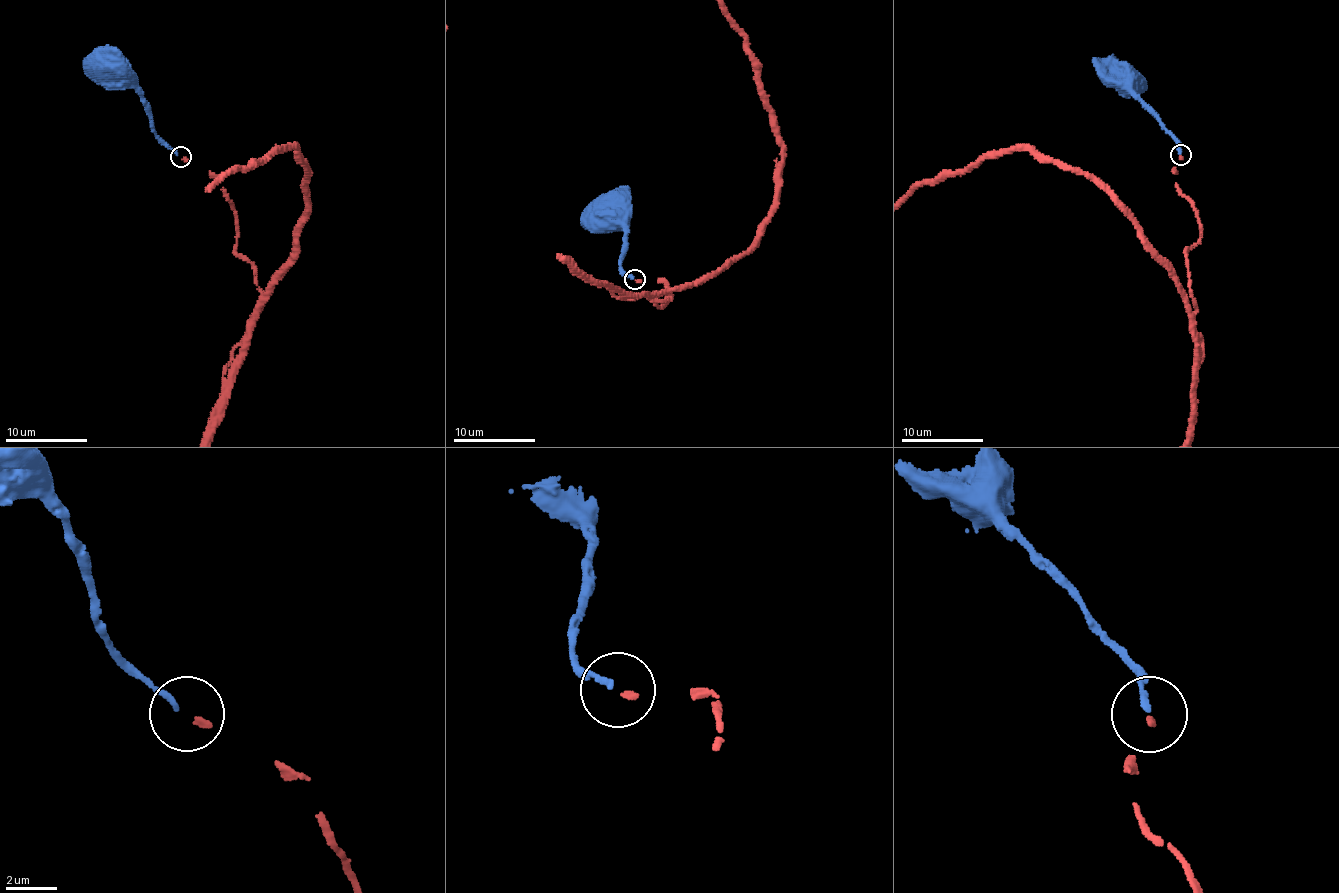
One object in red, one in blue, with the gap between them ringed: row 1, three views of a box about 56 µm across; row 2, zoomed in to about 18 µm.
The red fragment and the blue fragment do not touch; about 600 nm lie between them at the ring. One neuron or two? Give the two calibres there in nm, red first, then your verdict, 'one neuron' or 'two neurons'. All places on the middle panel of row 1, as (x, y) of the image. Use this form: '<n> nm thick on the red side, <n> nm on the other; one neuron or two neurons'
200 nm thick on the red side, 240 nm on the other; one neuron

